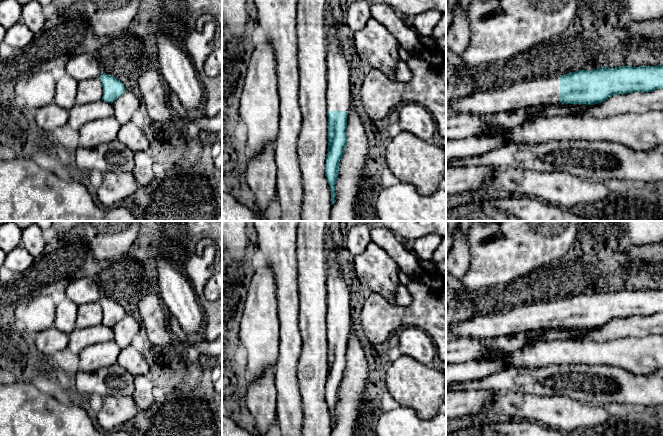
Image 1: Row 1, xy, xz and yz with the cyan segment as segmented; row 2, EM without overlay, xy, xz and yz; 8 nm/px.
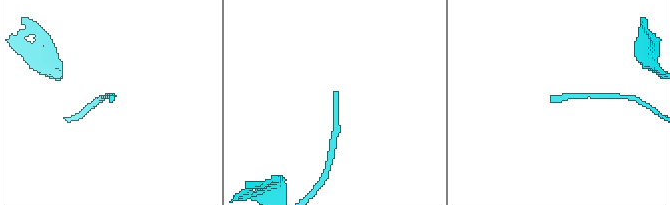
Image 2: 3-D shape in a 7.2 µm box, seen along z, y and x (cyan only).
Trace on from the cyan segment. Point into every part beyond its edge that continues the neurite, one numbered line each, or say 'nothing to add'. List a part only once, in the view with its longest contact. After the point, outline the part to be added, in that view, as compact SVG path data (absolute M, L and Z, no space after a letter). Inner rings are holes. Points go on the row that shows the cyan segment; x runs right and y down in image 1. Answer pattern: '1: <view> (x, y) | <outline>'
1: yz (515, 95) | M560 76L513 80L504 86L478 87L470 95L446 102L446 114L482 116L559 103Z

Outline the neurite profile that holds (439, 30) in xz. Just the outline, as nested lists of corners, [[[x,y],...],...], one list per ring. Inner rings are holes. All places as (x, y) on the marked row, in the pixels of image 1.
[[[446,13],[442,14],[440,20],[433,29],[432,37],[434,39],[446,35]]]

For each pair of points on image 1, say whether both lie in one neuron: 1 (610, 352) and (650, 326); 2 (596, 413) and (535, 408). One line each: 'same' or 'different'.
1: different
2: same

